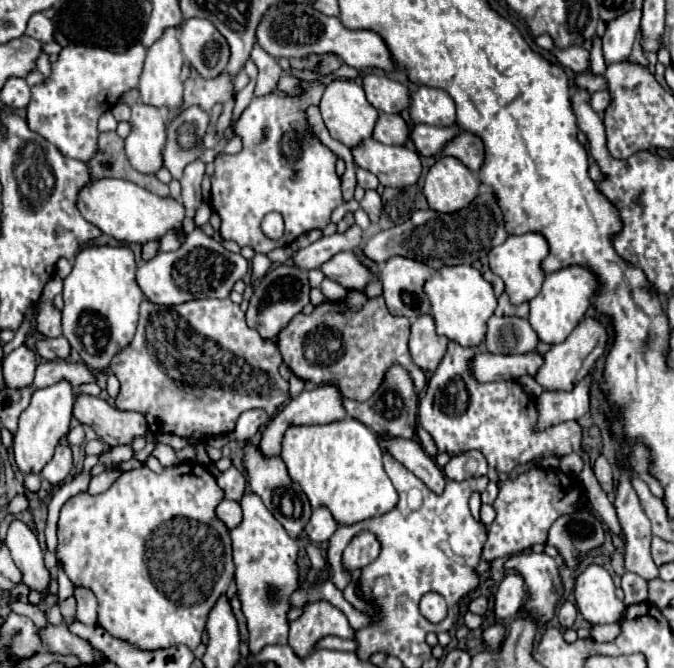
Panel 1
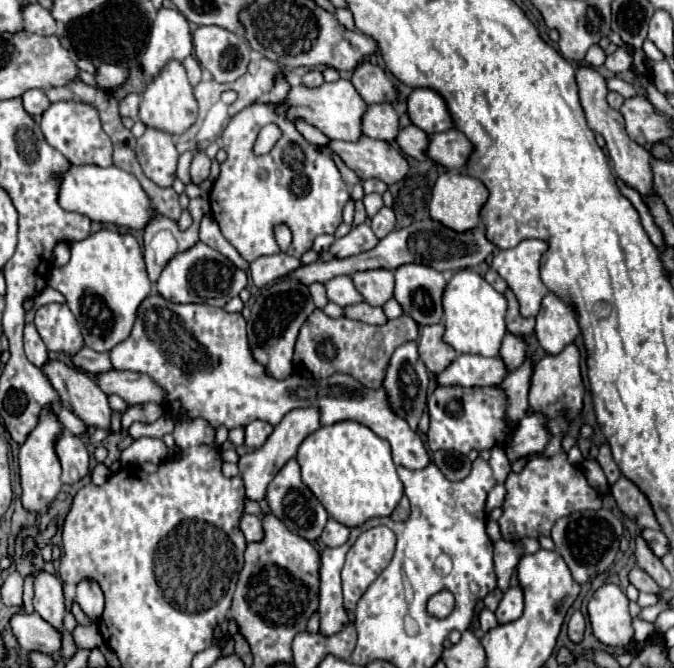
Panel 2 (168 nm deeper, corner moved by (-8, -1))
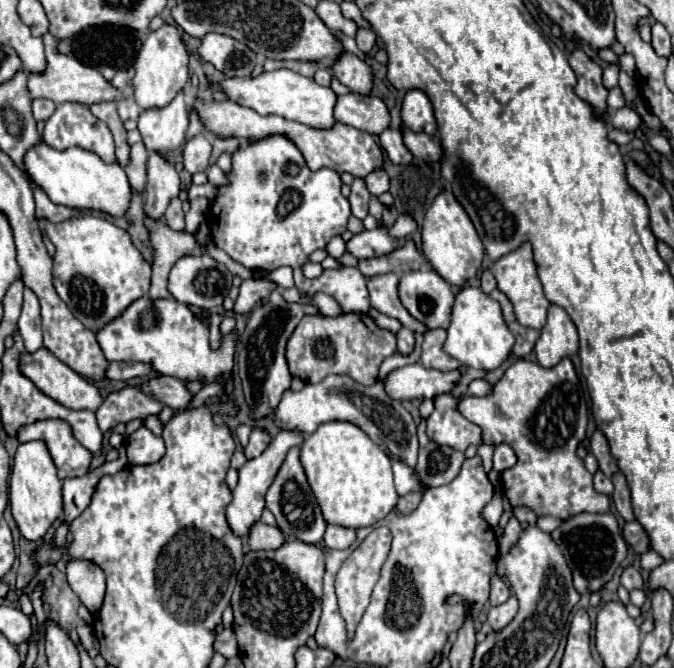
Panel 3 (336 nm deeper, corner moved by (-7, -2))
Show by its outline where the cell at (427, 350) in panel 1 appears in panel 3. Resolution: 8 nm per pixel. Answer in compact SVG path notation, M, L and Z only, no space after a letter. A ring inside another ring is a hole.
M443 328L429 330L425 334L423 354L421 354L421 364L425 368L435 368L435 370L441 370L441 372L449 372L449 370L463 368L455 358L447 356L443 352L443 340L445 340L445 336L447 336L447 332Z

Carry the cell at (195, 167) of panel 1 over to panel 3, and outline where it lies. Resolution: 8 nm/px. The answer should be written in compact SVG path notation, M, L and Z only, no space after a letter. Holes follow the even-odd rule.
M205 134L189 138L183 146L183 164L185 170L189 170L191 174L203 172L209 166L209 156L211 156L211 140Z

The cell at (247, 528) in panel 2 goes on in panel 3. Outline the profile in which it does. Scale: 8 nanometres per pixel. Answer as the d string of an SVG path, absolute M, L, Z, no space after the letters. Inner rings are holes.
M257 522L251 528L247 542L251 550L275 550L281 548L287 542L287 538L277 526L267 526L263 522Z

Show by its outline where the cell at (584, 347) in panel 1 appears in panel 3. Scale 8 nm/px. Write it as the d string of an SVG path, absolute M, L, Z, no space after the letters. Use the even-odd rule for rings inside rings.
M569 358L561 360L555 368L547 370L531 360L517 360L511 364L503 378L491 388L485 396L463 396L457 404L459 412L473 424L481 428L483 444L509 444L513 452L517 454L517 464L513 468L507 468L501 472L503 492L509 498L511 506L527 506L537 516L555 516L561 520L569 520L581 512L593 512L603 514L609 512L611 500L605 494L595 492L593 488L593 476L583 466L583 460L577 456L577 448L581 440L585 438L587 428L587 408L579 400L579 378L575 374L575 368Z

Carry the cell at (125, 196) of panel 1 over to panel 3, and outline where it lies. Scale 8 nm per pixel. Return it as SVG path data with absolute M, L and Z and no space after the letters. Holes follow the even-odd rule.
M41 140L25 152L23 166L33 184L37 184L53 204L77 210L103 210L111 216L123 216L127 212L131 186L125 170L115 162L107 164L99 160L99 156L95 156L93 152L87 152L83 148L67 148L59 152Z

